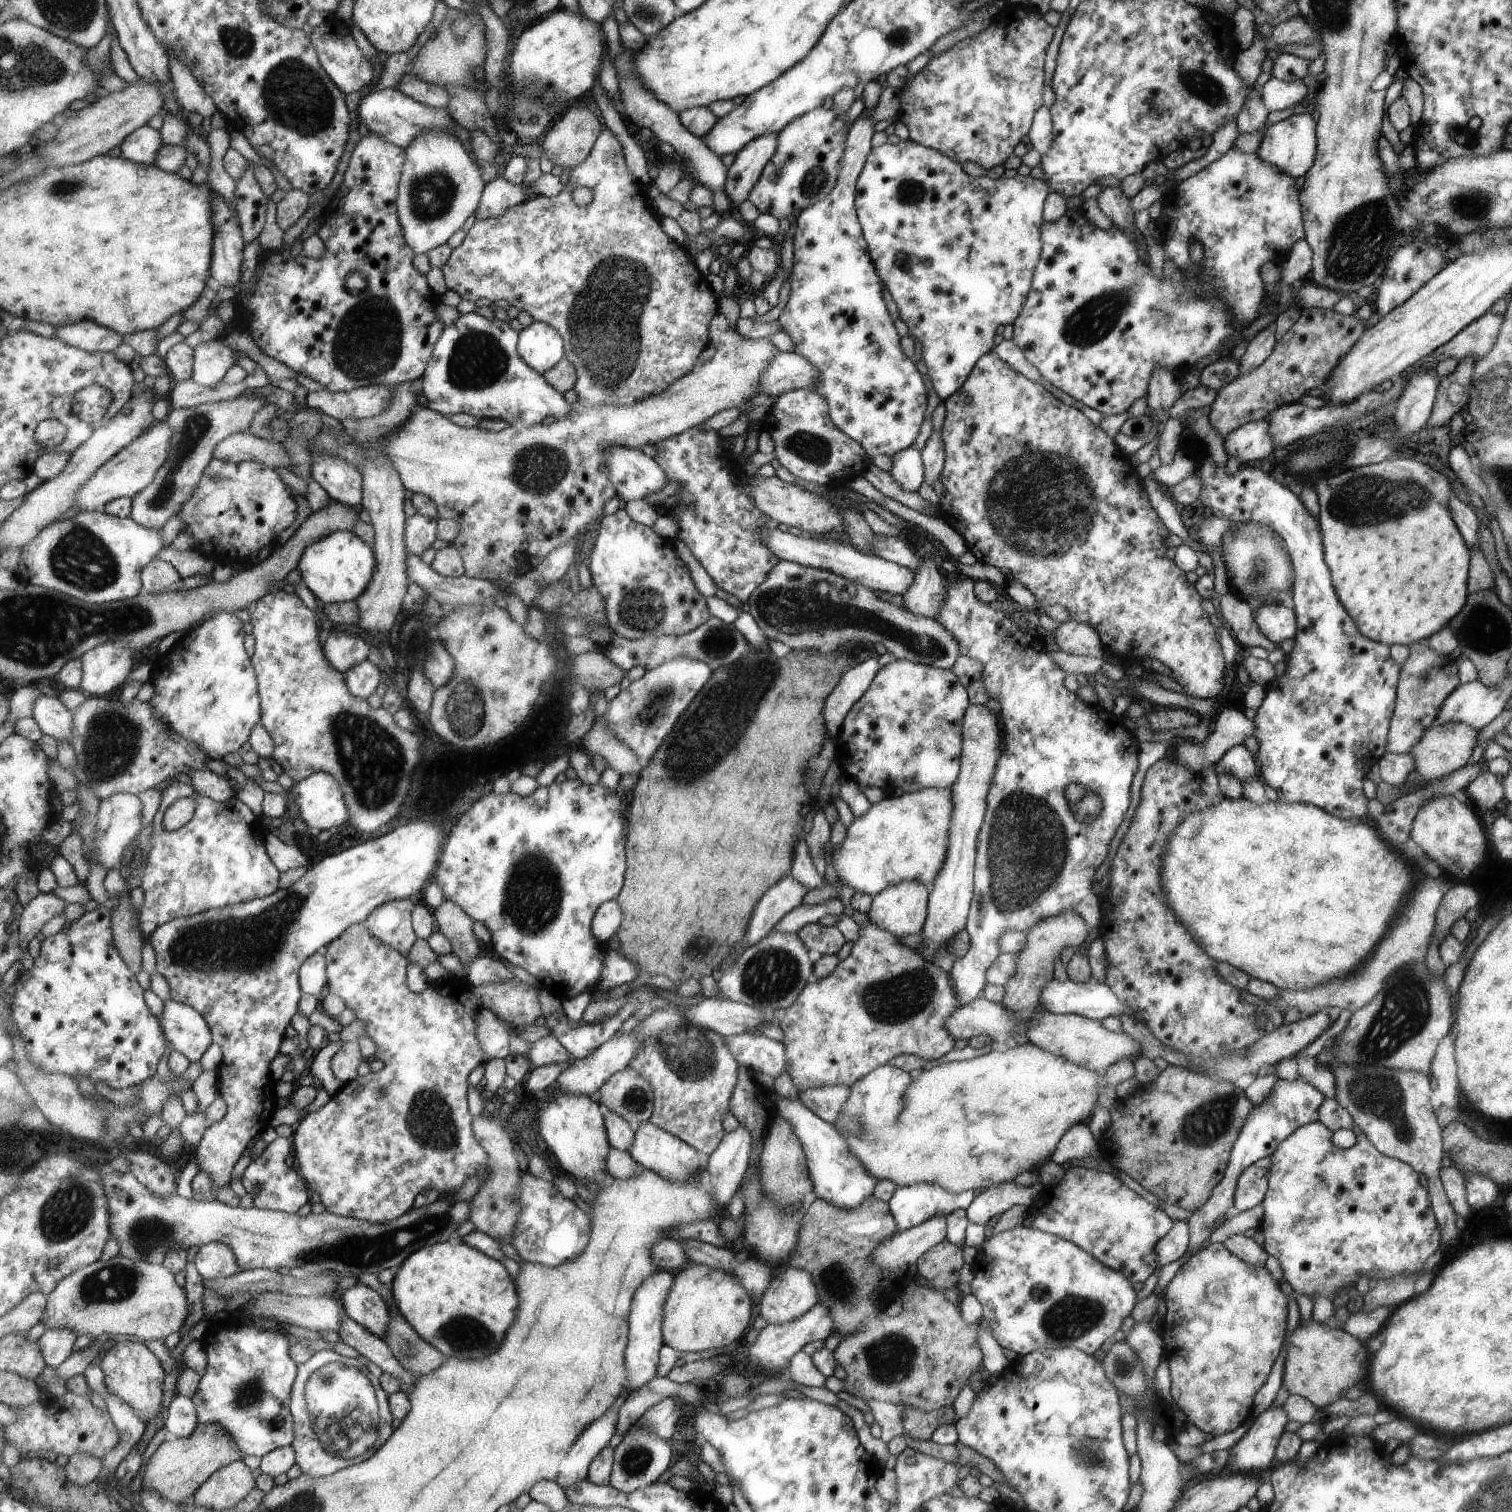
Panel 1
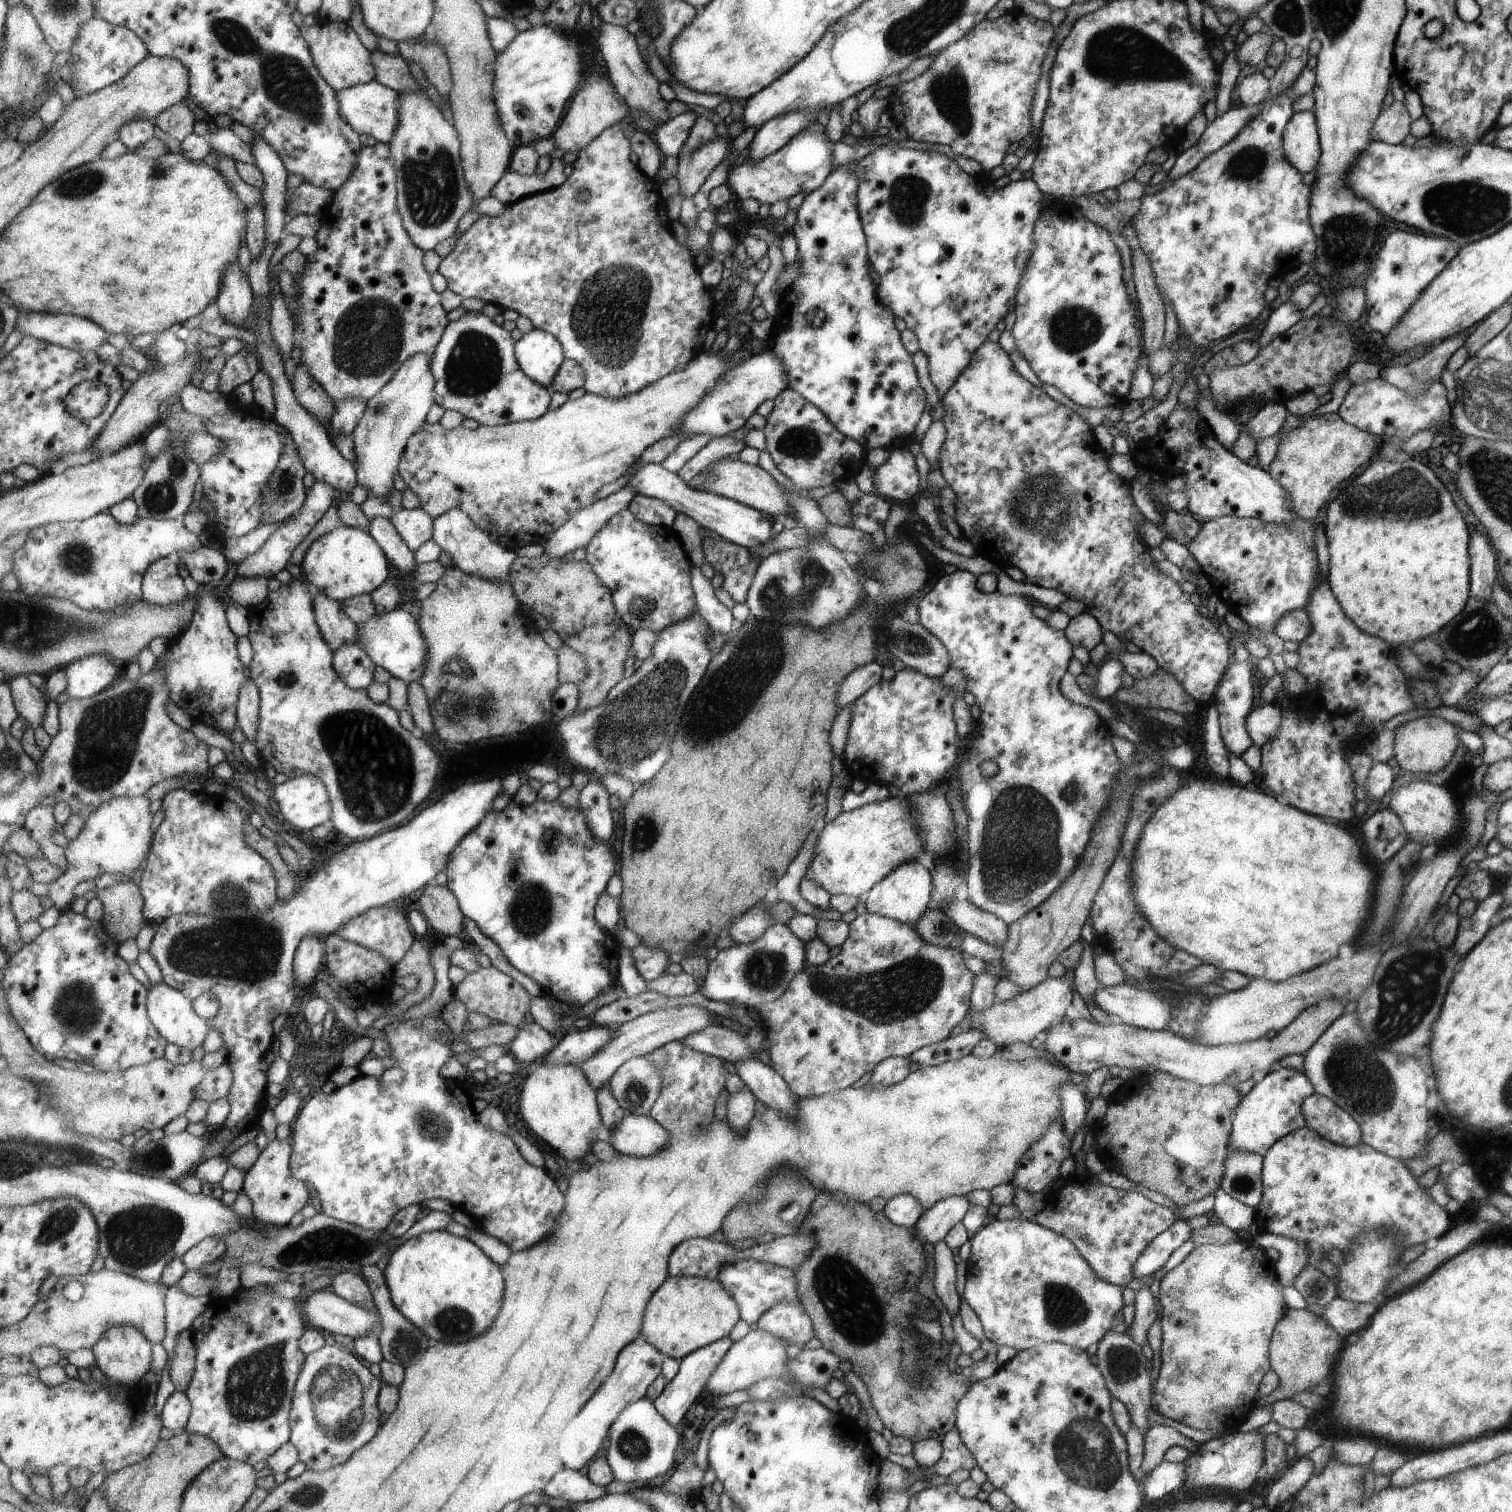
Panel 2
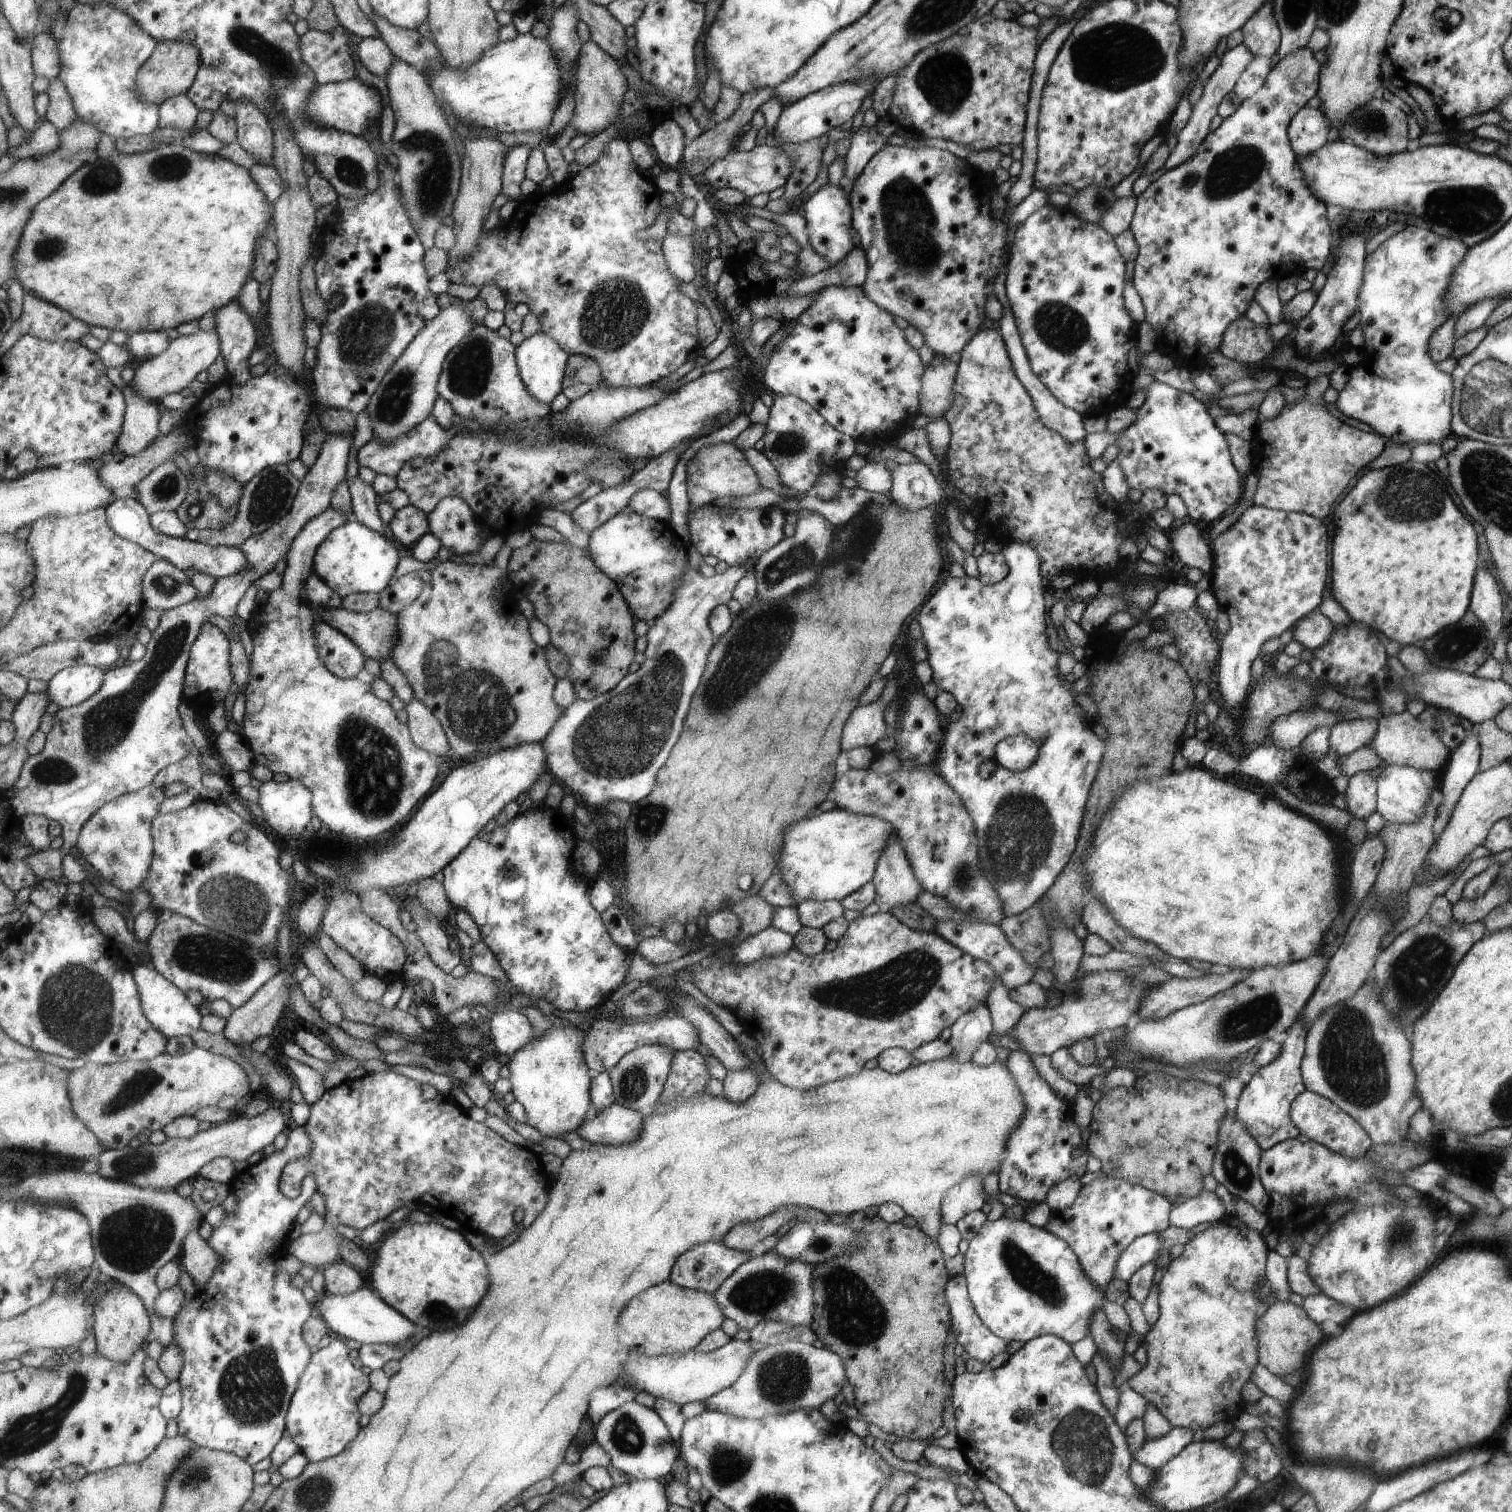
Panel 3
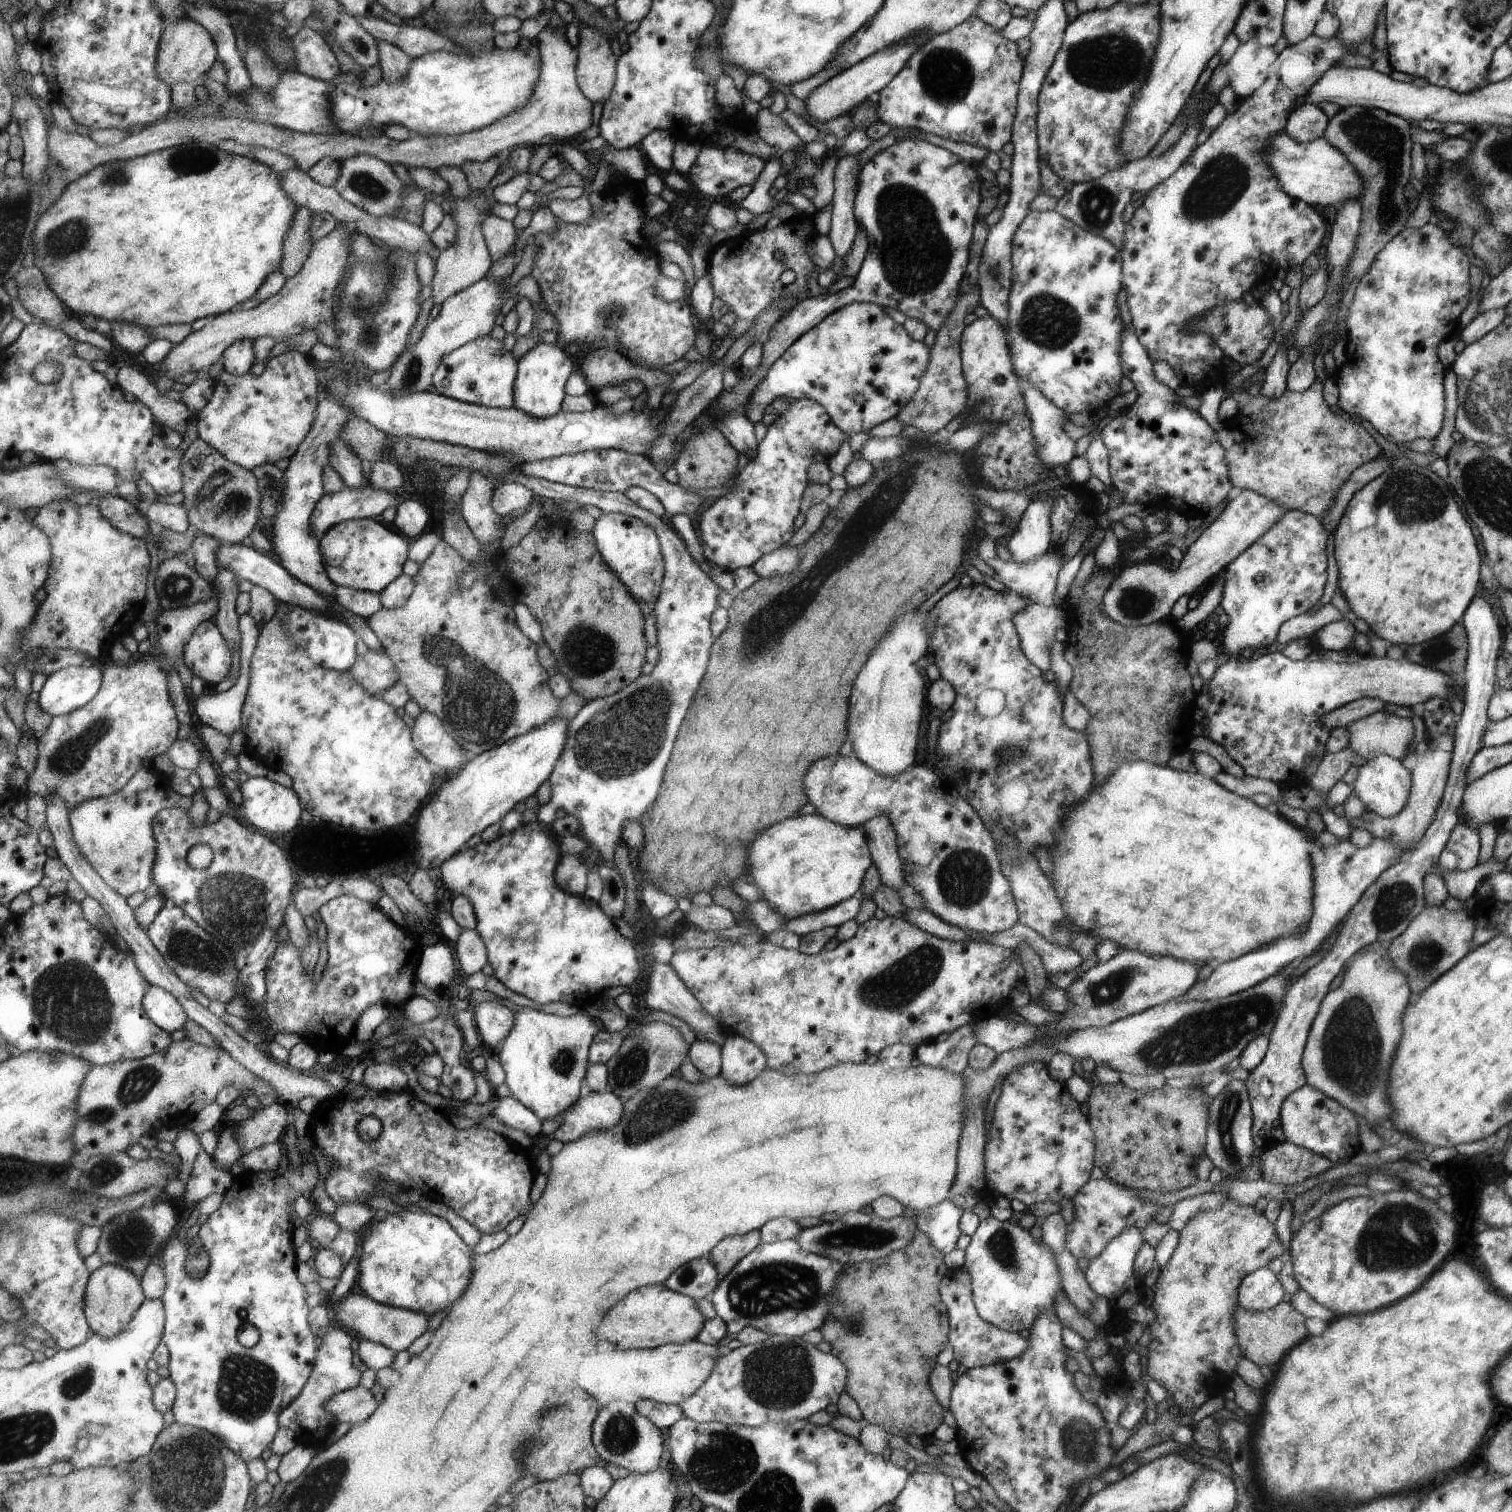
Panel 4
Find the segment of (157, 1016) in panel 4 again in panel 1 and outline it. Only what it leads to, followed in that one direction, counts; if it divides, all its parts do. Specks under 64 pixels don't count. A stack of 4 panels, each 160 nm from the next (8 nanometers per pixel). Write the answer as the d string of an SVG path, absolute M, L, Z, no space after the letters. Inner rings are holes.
M173 998L168 1001L164 1000L164 1005L160 1023L164 1028L168 1042L191 1062L199 1062L203 1058L203 1054L209 1050L209 1046L214 1042L212 1028L208 1020L205 1020L205 1017L196 1008L175 1001Z

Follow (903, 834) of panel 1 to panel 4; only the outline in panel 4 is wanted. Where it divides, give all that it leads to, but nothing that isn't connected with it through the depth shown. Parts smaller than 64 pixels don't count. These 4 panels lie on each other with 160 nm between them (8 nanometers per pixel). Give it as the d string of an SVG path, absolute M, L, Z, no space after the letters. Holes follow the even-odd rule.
M817 813L773 824L773 828L767 828L749 844L749 876L761 892L761 900L786 921L824 911L849 899L870 867L871 850L863 829L845 828Z

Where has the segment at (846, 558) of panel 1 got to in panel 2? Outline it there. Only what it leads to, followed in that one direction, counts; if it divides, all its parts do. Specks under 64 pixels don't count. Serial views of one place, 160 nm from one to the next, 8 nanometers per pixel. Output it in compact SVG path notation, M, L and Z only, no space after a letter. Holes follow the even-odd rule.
M649 463L638 468L628 480L629 486L635 488L637 495L643 494L658 500L663 500L672 506L676 512L684 513L693 518L707 532L716 533L724 540L747 549L757 548L773 537L772 523L774 518L759 512L748 505L715 495L709 492L701 492L691 488L689 484L679 476L673 474L661 464Z

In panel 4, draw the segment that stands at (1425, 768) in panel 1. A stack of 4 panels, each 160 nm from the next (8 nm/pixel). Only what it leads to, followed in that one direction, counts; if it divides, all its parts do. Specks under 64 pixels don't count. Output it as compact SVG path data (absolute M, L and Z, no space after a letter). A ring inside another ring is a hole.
M1381 711L1347 724L1347 734L1347 747L1360 757L1371 759L1383 754L1396 760L1412 760L1408 745L1415 739L1415 730L1409 719Z

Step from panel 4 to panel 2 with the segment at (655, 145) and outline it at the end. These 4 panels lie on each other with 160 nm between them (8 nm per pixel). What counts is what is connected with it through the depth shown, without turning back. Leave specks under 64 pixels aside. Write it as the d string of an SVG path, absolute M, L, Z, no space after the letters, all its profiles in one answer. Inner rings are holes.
M689 109L669 120L667 124L663 124L661 128L656 129L653 133L654 139L665 156L673 156L679 159L681 148L689 139L697 118L699 116Z

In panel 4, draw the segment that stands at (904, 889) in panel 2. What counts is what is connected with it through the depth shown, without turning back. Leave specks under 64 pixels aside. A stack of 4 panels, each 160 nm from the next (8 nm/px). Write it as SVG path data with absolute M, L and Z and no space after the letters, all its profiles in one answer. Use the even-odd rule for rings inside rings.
M887 814L873 816L861 828L868 834L868 849L881 883L892 890L899 890L904 884L903 865L896 849L896 834Z

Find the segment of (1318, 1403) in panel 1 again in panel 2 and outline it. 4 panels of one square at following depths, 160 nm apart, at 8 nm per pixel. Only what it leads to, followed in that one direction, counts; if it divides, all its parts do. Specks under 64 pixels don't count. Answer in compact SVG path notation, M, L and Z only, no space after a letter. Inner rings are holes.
M1306 1308L1293 1309L1281 1316L1280 1323L1272 1333L1271 1343L1268 1347L1268 1361L1271 1362L1270 1370L1279 1380L1279 1388L1269 1392L1267 1396L1257 1394L1257 1406L1267 1406L1277 1400L1289 1399L1297 1392L1308 1391L1307 1386L1313 1388L1323 1378L1331 1374L1335 1356L1340 1355L1341 1338L1337 1332L1325 1324L1325 1320L1309 1312Z

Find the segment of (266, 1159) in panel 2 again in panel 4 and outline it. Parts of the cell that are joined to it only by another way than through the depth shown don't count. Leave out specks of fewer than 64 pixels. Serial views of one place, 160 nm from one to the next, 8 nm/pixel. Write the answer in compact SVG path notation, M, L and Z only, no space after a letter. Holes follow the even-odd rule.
M305 1137L305 1143L301 1145L299 1151L302 1162L299 1163L298 1166L289 1164L286 1168L279 1166L278 1168L276 1167L275 1169L264 1172L247 1172L245 1175L235 1180L230 1190L224 1195L221 1207L210 1214L209 1219L200 1228L198 1242L207 1250L211 1258L209 1272L207 1272L207 1276L203 1279L195 1280L195 1278L189 1276L189 1272L187 1272L187 1254L190 1254L190 1247L186 1245L185 1242L181 1243L176 1238L171 1238L169 1244L163 1248L163 1252L160 1255L160 1262L165 1268L167 1280L167 1289L162 1297L166 1312L166 1326L162 1343L165 1344L171 1352L169 1368L171 1378L177 1386L177 1399L172 1409L172 1412L175 1414L176 1422L211 1432L211 1434L217 1436L224 1442L224 1446L232 1449L233 1452L240 1458L243 1458L247 1463L251 1462L251 1460L261 1458L263 1452L270 1449L273 1440L275 1440L275 1436L277 1436L277 1432L280 1432L282 1428L279 1424L281 1412L284 1412L285 1408L288 1408L301 1396L301 1392L304 1391L315 1369L317 1354L319 1352L317 1338L315 1338L316 1336L313 1333L313 1328L308 1318L310 1312L309 1306L307 1306L308 1294L305 1291L303 1282L301 1282L297 1275L297 1266L299 1263L297 1261L295 1244L293 1244L296 1226L292 1220L292 1213L294 1212L292 1203L296 1198L299 1198L299 1196L310 1197L315 1186L317 1186L317 1183L322 1179L316 1158L313 1156L314 1147L315 1144L312 1139ZM246 1323L255 1325L257 1330L261 1332L261 1340L259 1340L259 1344L253 1346L253 1348L245 1348L245 1346L239 1342L239 1330L241 1330L241 1326L245 1326Z

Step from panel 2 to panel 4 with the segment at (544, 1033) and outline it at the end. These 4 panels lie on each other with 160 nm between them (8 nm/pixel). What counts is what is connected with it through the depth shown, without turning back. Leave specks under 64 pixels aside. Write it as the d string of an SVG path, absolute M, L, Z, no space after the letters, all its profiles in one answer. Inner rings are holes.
M481 1002L474 1006L476 1031L481 1043L500 1048L501 1042L509 1036L515 1026L515 1012L499 1002Z

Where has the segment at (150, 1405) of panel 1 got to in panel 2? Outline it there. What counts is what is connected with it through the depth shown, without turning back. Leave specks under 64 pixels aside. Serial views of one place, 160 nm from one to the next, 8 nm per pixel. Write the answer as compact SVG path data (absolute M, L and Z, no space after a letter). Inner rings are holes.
M117 1324L109 1328L97 1344L92 1347L96 1364L104 1377L125 1385L142 1383L143 1376L151 1370L153 1362L153 1342L145 1336L145 1332L133 1324Z

